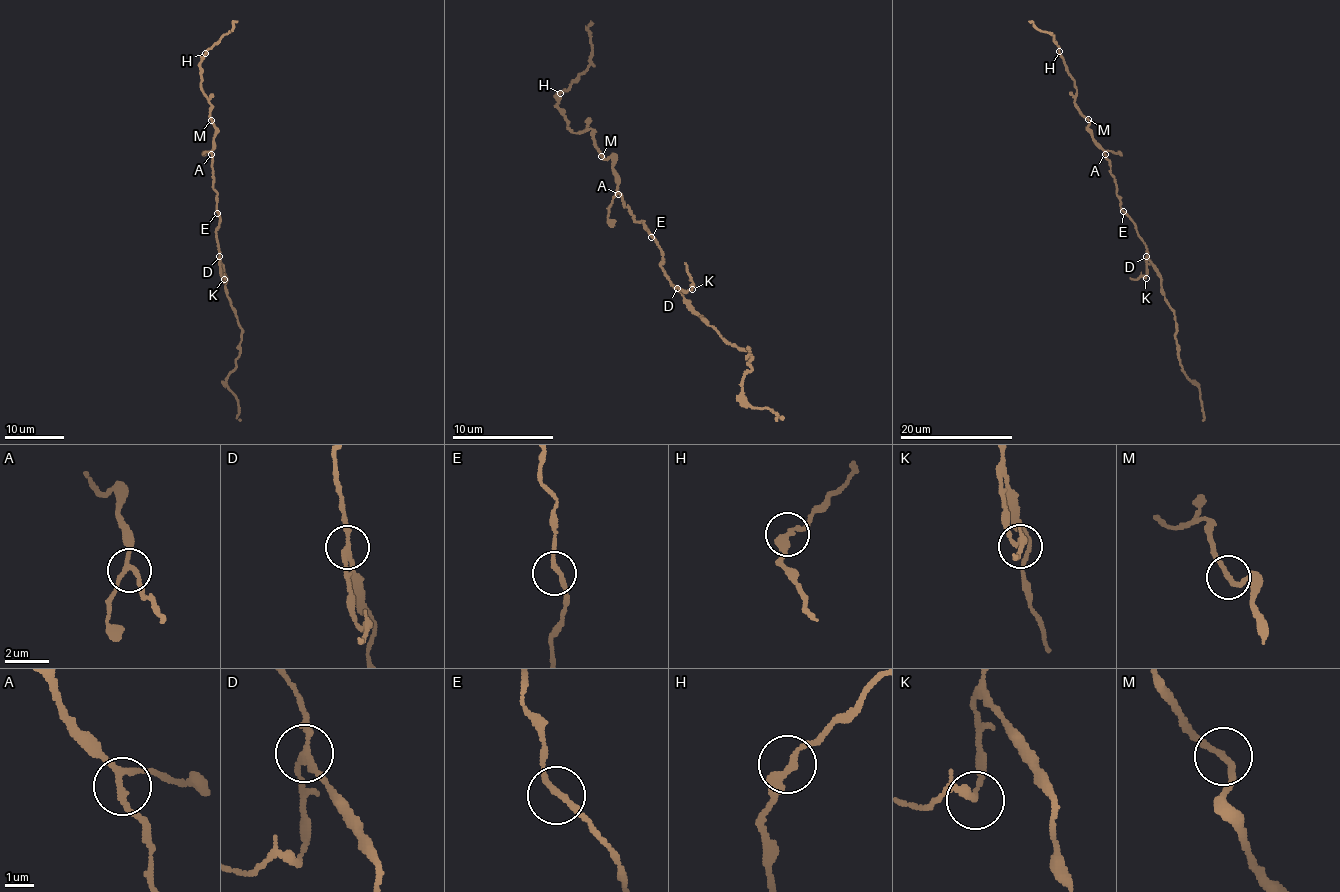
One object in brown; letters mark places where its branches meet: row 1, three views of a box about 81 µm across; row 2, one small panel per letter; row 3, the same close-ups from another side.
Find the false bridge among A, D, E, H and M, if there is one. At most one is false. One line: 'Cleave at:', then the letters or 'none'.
Cleave at: D

